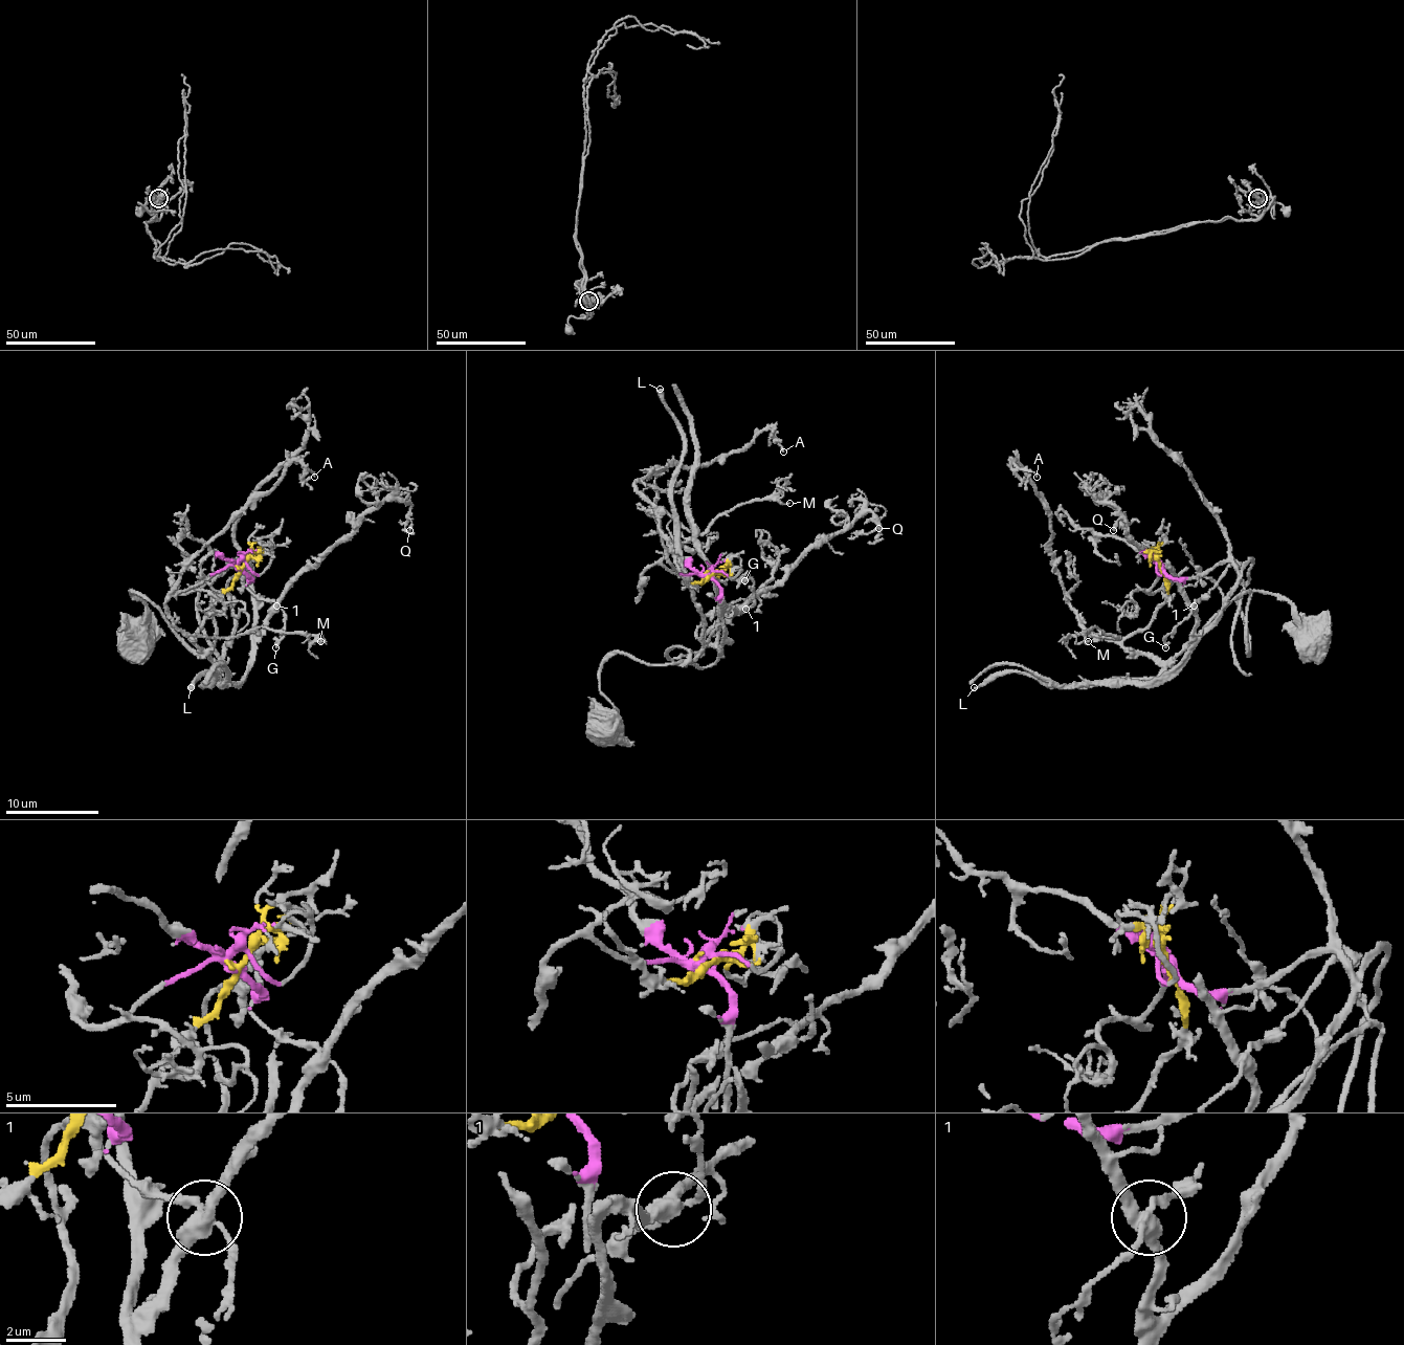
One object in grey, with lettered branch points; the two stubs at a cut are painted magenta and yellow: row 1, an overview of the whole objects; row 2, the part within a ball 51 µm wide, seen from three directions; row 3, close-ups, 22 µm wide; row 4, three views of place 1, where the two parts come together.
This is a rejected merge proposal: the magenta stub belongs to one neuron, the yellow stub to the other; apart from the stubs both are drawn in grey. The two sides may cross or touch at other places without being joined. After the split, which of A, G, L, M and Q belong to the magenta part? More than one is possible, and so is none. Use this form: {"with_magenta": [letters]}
{"with_magenta": ["Q"]}

